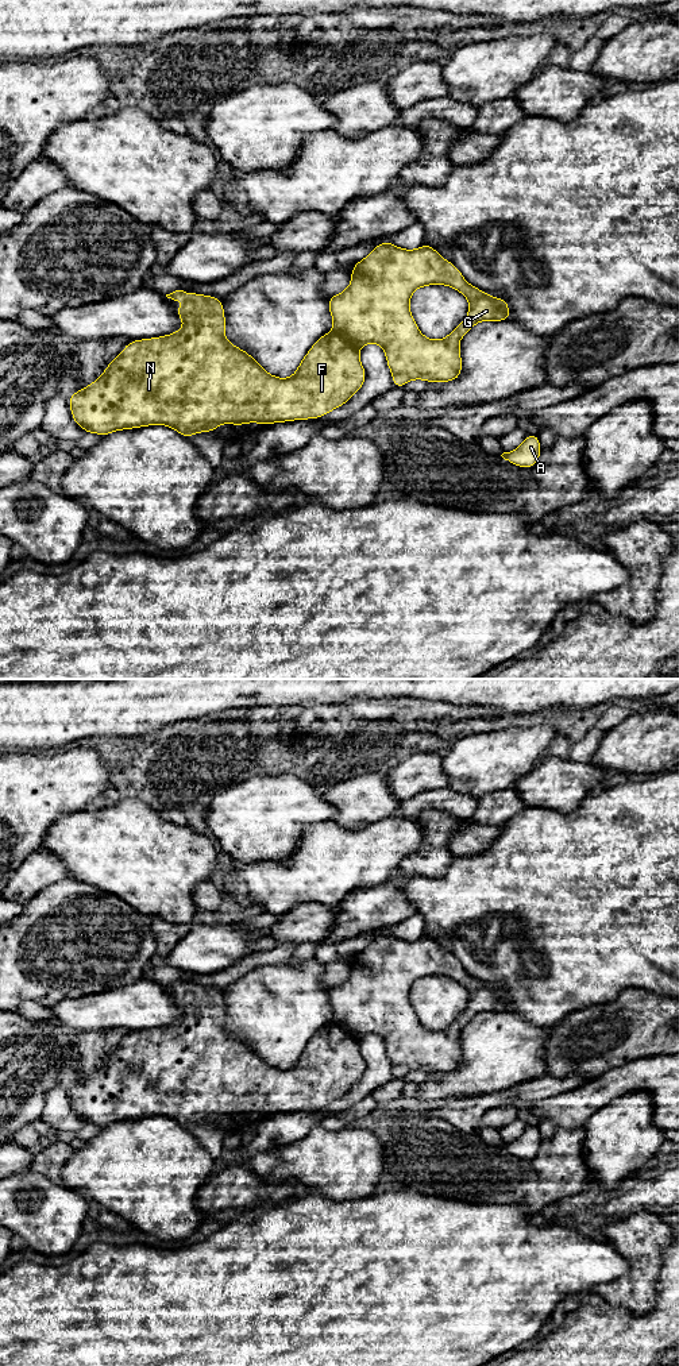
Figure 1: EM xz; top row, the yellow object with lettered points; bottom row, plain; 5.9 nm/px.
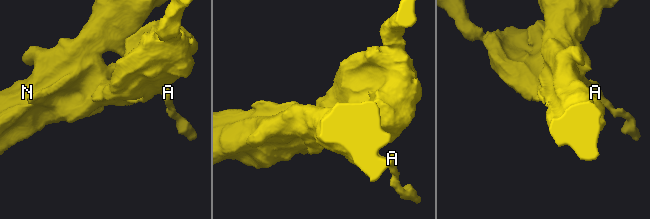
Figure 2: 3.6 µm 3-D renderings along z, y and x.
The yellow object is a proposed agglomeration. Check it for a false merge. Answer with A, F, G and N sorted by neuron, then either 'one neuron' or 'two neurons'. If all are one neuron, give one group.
groups A F N / G; two neurons

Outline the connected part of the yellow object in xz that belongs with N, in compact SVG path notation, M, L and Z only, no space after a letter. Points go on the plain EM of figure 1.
M184 981L166 988L193 991L175 999L184 1018L170 1026L130 1033L101 1068L70 1085L72 1108L86 1124L107 1127L123 1120L166 1116L190 1130L194 1124L215 1123L220 1115L269 1116L320 1110L343 1097L366 1072L359 1038L333 1020L315 1033L290 1069L278 1069L225 1030L220 989Z

